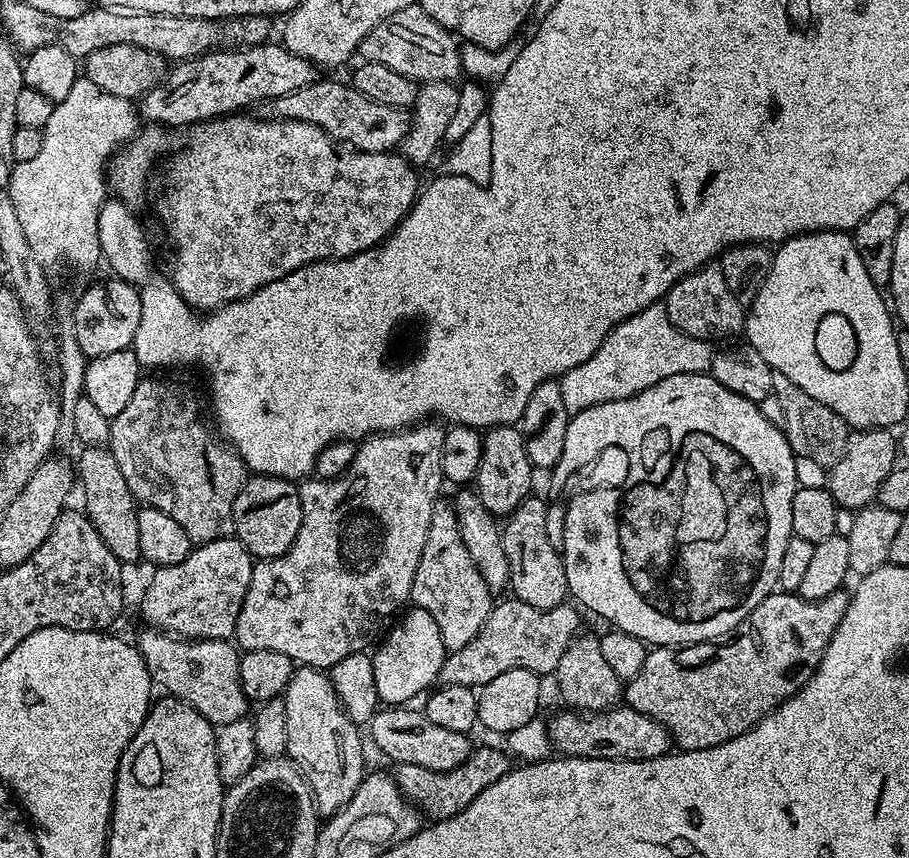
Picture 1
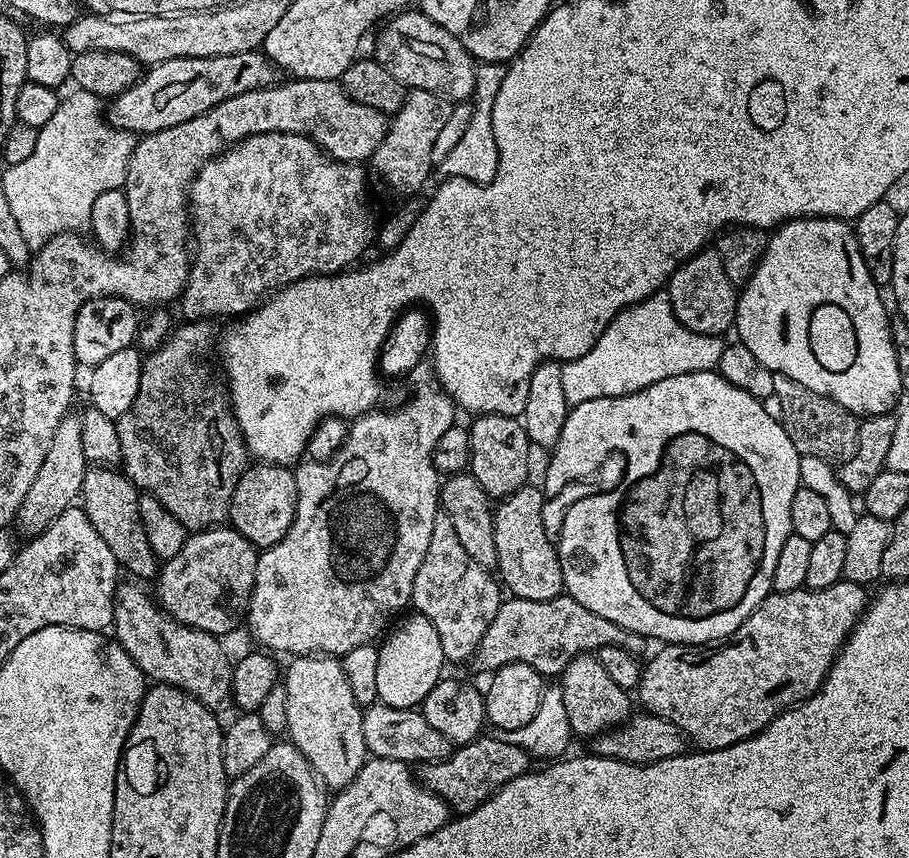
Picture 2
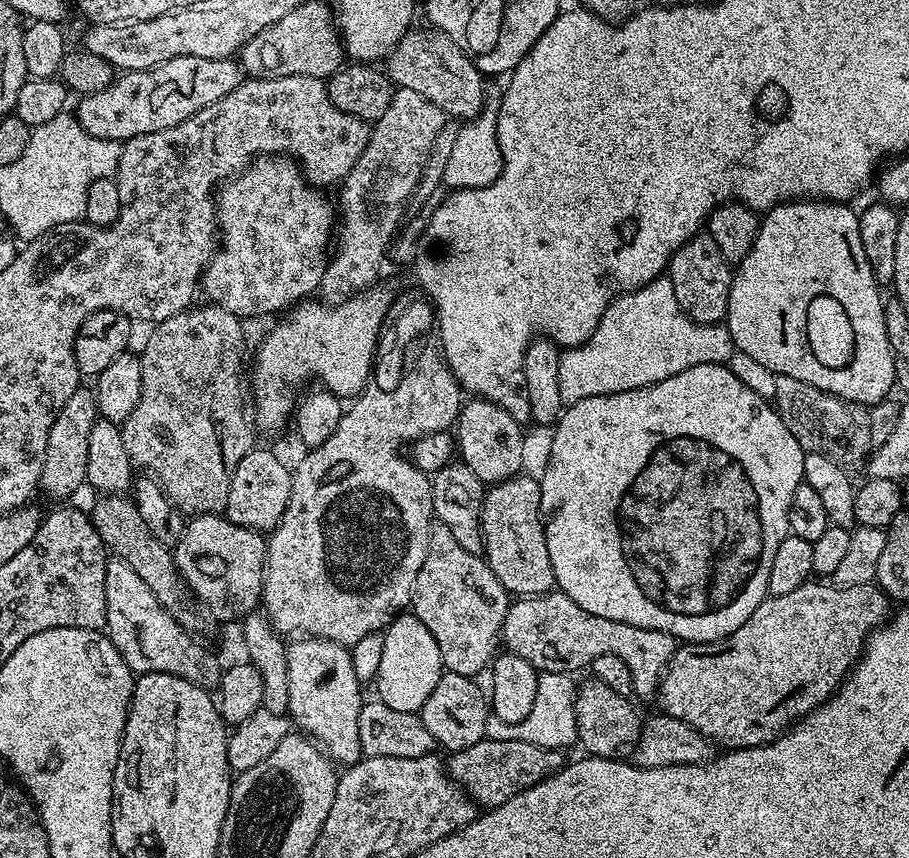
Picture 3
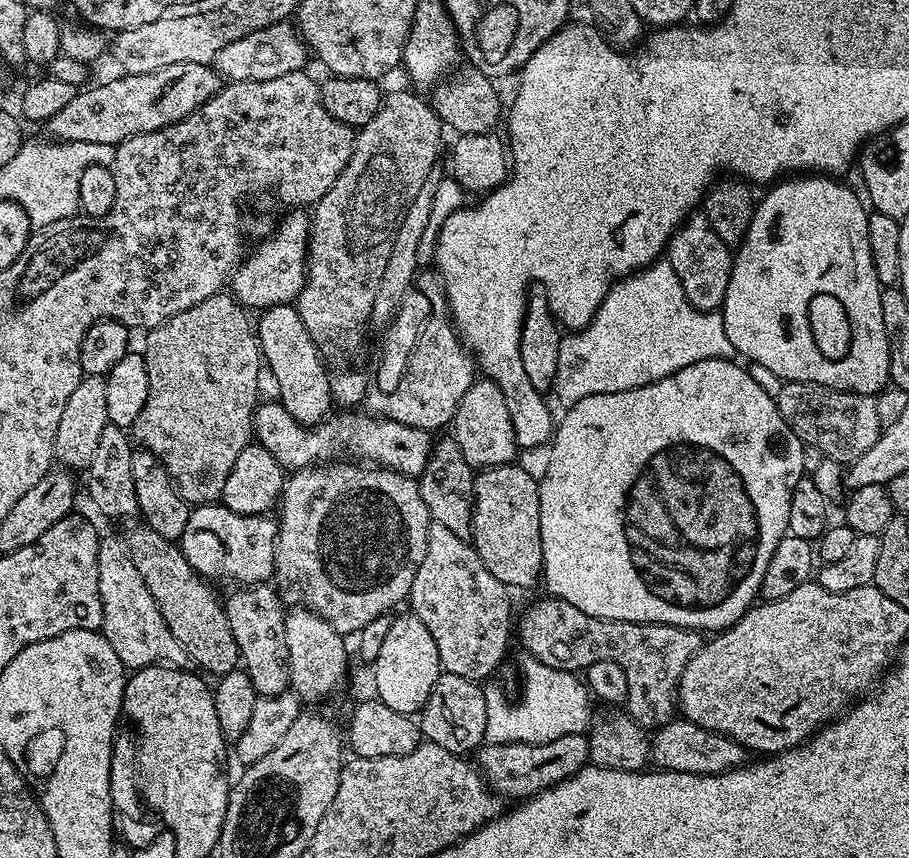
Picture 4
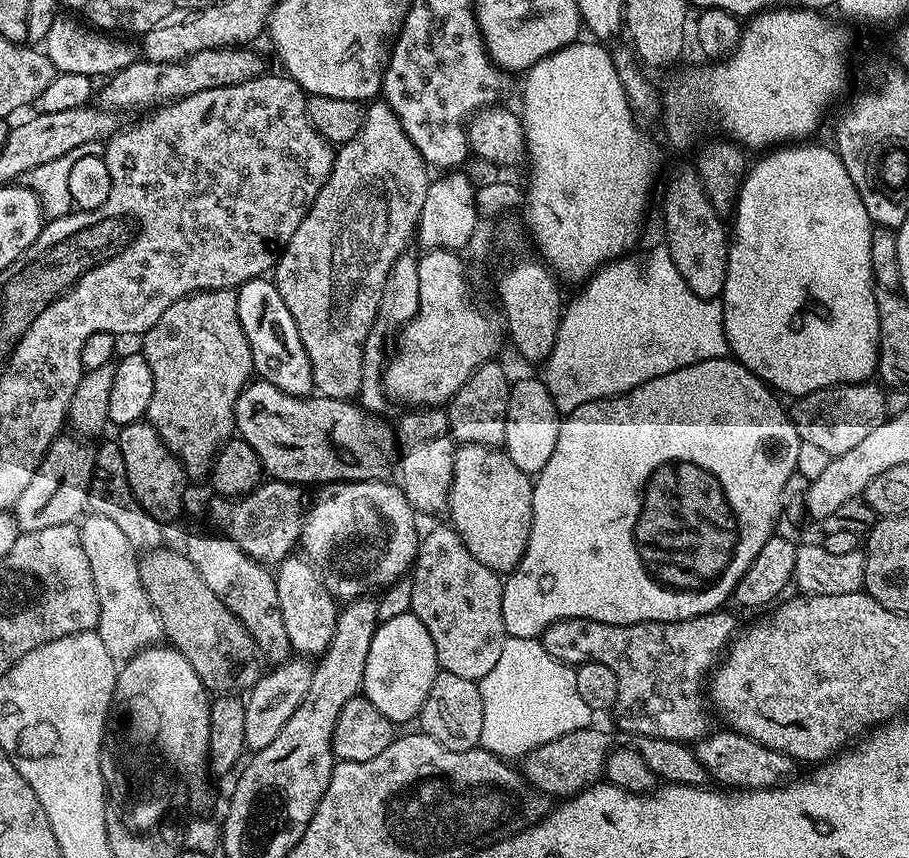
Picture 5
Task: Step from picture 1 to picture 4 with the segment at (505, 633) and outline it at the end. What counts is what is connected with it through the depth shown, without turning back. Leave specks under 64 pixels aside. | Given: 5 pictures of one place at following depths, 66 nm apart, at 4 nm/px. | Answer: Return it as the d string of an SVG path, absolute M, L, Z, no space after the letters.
M543 599L530 605L518 620L520 644L527 655L546 666L569 670L580 670L599 660L618 662L626 670L626 715L645 730L655 730L673 719L682 670L700 648L701 633L669 624L599 620L565 600Z

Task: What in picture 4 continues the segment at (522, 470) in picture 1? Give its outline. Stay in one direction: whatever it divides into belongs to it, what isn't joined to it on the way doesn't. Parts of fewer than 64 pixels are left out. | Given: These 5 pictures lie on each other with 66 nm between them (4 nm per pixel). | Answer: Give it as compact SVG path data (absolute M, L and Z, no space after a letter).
M473 379L466 394L462 394L462 402L458 402L458 410L450 425L450 431L451 439L455 440L466 462L473 469L480 470L494 464L511 464L517 459L518 437L512 425L512 415L506 406L502 390L492 380Z

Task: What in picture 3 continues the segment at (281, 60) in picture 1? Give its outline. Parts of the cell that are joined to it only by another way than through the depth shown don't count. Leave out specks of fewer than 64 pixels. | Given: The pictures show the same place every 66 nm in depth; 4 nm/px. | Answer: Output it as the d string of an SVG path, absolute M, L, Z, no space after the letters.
M170 58L141 72L125 71L117 75L106 90L83 97L74 109L74 115L94 138L123 142L186 122L186 118L210 106L210 102L226 98L226 94L245 79L243 67L232 58Z

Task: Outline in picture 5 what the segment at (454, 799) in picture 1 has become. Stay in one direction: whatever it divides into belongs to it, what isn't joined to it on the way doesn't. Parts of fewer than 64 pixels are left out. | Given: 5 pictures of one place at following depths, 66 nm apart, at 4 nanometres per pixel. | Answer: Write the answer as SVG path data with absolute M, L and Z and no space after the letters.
M589 726L582 730L570 730L570 734L562 734L554 742L546 742L537 748L531 748L522 756L524 772L522 776L529 785L531 783L540 792L549 792L555 798L567 798L580 792L590 784L601 779L604 761L607 759L610 743L608 736L597 726Z

